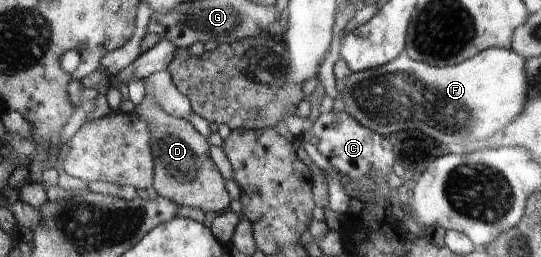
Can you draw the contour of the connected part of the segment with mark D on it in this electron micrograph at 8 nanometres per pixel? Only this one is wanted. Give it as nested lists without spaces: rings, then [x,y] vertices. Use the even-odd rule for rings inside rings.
[[[145,95],[144,101],[134,110],[139,117],[148,121],[150,129],[150,149],[152,149],[152,161],[154,161],[153,187],[160,197],[166,197],[176,205],[189,205],[198,207],[205,213],[224,212],[228,209],[230,195],[226,191],[226,183],[222,174],[214,163],[210,165],[208,155],[208,141],[194,131],[188,120],[178,119],[164,113],[156,99]]]

